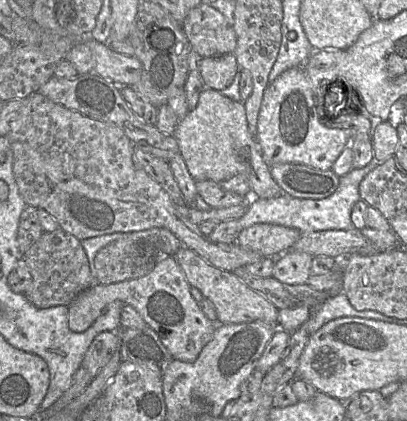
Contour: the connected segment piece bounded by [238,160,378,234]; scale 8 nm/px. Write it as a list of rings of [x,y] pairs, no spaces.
[[[373,160],[364,168],[352,168],[346,175],[339,177],[336,191],[324,199],[301,199],[281,194],[269,199],[247,200],[248,209],[238,221],[243,229],[258,223],[269,223],[295,228],[301,234],[324,230],[351,230],[354,227],[351,221],[351,210],[355,203],[361,199],[359,185],[377,164],[377,161]]]

